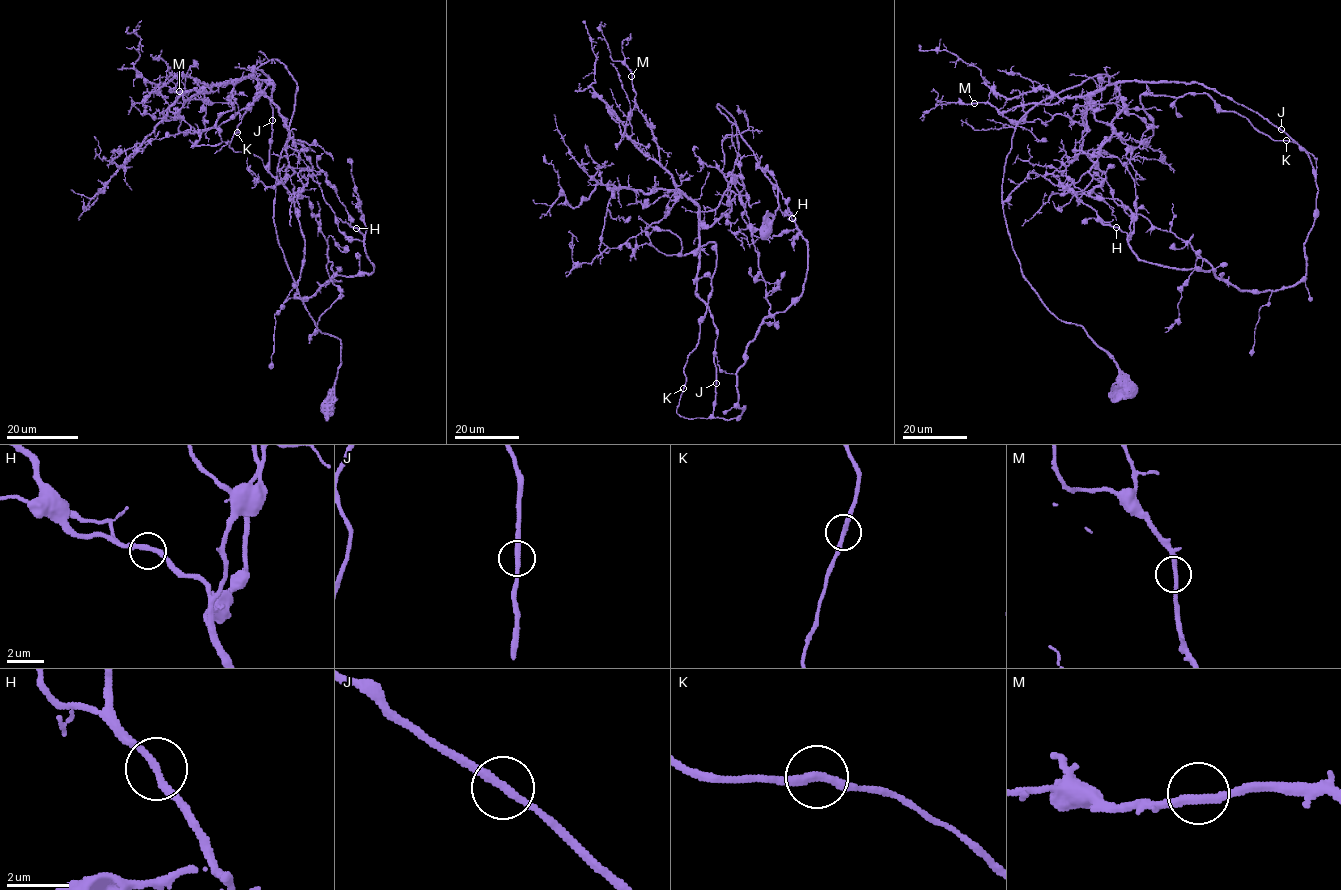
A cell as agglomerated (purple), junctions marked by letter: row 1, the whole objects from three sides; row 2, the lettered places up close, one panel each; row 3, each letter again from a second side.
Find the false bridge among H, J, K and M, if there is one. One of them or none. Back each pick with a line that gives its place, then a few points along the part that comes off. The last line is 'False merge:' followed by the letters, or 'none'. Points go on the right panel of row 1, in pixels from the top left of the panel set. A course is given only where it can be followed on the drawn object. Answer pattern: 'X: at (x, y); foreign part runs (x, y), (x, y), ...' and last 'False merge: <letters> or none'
False merge: none

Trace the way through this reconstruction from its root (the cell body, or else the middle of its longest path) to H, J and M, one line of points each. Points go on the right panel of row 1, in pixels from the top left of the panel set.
H: (1128, 389), (1002, 200), (1017, 122), (1104, 74), (1124, 108), (1073, 184), (1213, 268), (1116, 227)
J: (1128, 389), (1022, 274), (1002, 200), (1016, 125), (1106, 74), (1199, 82), (1281, 129)
M: (1128, 389), (1024, 276), (1002, 200), (1017, 122), (1109, 77), (1051, 104), (974, 103)

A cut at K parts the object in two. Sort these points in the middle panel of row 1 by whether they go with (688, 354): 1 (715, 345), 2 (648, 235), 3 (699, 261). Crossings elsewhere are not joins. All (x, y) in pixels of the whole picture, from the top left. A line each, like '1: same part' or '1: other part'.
1: other part
2: same part
3: other part

